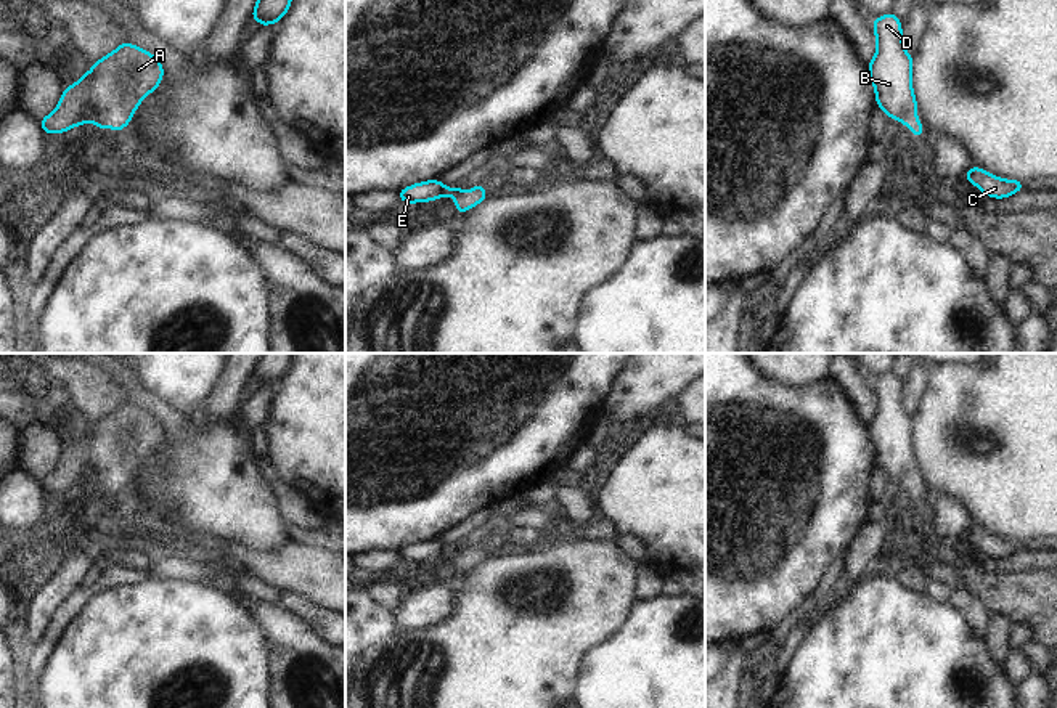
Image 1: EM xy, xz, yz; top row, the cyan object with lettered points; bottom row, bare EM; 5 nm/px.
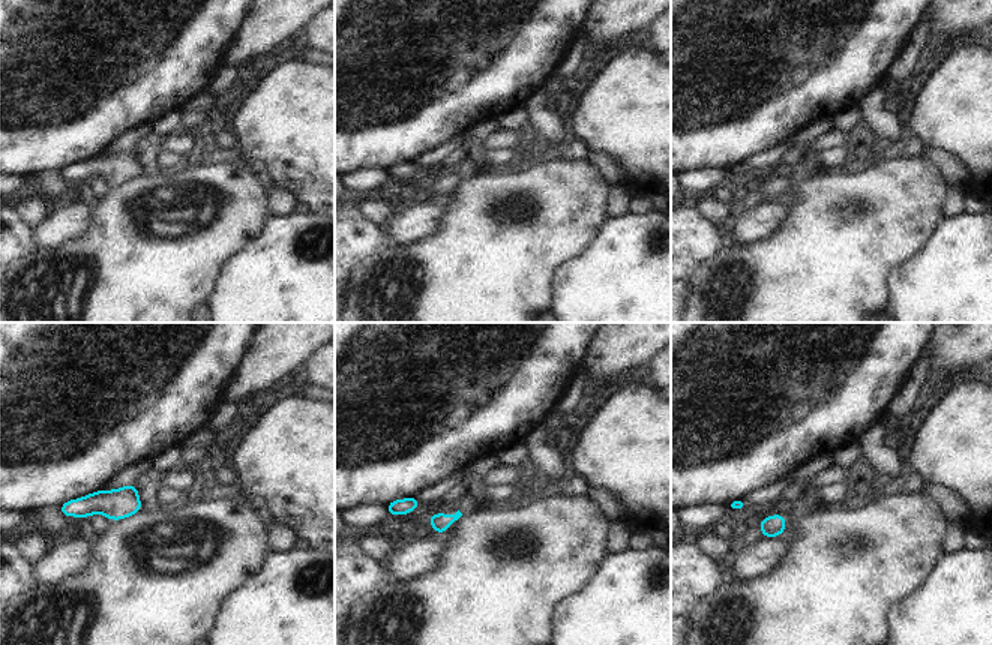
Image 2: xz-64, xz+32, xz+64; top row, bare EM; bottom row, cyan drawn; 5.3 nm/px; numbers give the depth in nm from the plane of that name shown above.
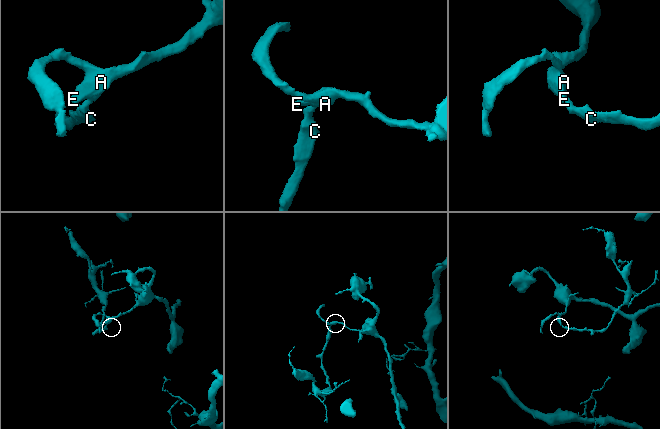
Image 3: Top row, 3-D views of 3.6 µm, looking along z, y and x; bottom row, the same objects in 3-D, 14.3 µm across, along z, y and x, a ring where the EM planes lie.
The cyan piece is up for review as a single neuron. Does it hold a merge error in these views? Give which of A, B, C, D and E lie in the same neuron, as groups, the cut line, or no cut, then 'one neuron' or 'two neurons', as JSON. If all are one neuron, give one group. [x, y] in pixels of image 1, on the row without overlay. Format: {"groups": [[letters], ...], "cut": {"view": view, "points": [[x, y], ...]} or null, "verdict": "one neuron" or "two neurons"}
{"groups": [["A", "B", "C", "D", "E"]], "cut": null, "verdict": "one neuron"}

